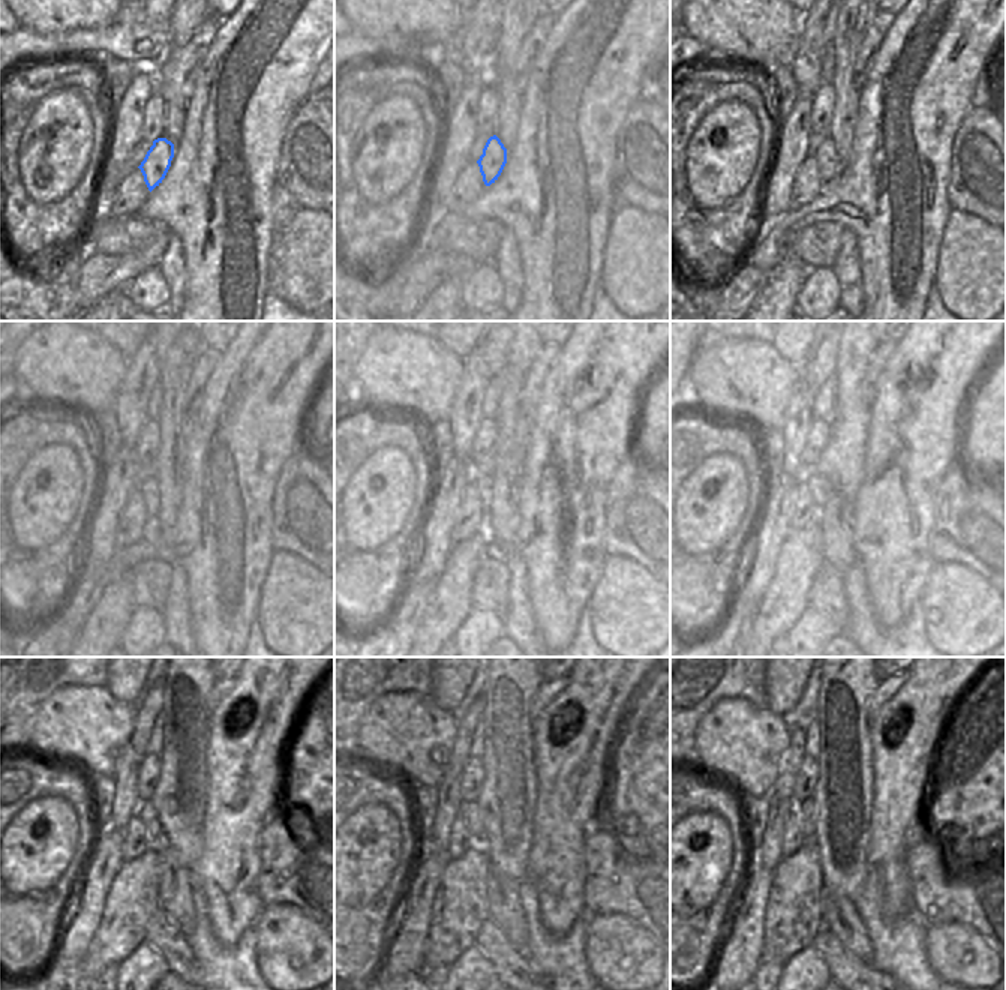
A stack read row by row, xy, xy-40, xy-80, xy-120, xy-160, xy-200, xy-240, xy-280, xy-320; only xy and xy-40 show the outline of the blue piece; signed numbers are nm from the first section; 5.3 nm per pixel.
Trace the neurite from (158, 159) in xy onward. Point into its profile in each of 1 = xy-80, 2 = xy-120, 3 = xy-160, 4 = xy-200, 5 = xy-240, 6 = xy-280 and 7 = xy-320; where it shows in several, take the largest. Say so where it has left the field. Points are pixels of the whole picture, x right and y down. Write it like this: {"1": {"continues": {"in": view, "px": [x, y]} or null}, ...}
{"1": {"continues": {"in": "xy-80", "px": [829, 165]}}, "2": {"continues": {"in": "xy-120", "px": [149, 488]}}, "3": {"continues": {"in": "xy-160", "px": [482, 482]}}, "4": {"continues": {"in": "xy-200", "px": [819, 485]}}, "5": {"continues": {"in": "xy-240", "px": [146, 812]}}, "6": {"continues": {"in": "xy-280", "px": [468, 810]}}, "7": {"continues": {"in": "xy-320", "px": [805, 810]}}}

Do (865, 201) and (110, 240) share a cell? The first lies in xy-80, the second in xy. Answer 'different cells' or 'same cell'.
different cells

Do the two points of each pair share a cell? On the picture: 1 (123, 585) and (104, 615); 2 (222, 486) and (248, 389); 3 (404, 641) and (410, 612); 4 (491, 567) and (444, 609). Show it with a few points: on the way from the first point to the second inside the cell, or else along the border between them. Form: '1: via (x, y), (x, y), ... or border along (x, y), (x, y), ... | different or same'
1: via (119, 593), (111, 608) | same
2: via (233, 462), (236, 444), (248, 426), (248, 413) | same
3: via (404, 633), (405, 620) | same
4: border along (488, 557), (474, 575), (470, 605) | different

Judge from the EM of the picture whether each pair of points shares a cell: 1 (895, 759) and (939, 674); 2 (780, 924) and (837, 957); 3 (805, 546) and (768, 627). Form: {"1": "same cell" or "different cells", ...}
{"1": "same cell", "2": "different cells", "3": "same cell"}

